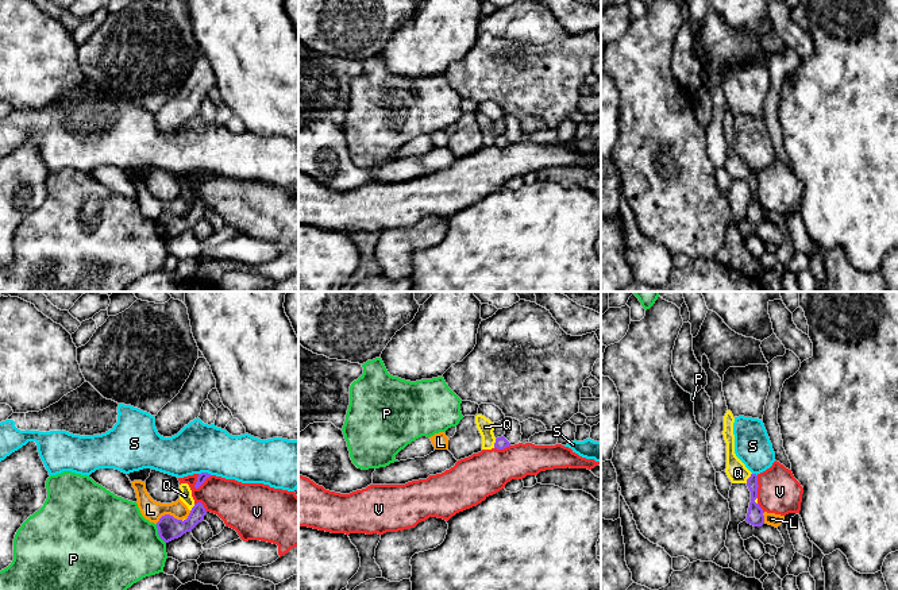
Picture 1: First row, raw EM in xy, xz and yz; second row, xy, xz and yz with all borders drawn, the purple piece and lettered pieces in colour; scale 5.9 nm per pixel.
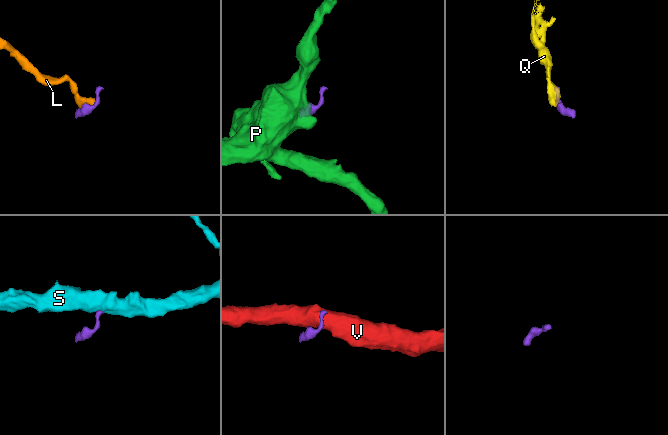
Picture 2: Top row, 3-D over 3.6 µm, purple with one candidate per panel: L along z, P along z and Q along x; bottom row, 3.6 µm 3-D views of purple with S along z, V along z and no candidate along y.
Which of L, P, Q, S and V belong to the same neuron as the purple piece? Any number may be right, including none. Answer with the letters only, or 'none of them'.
Q

